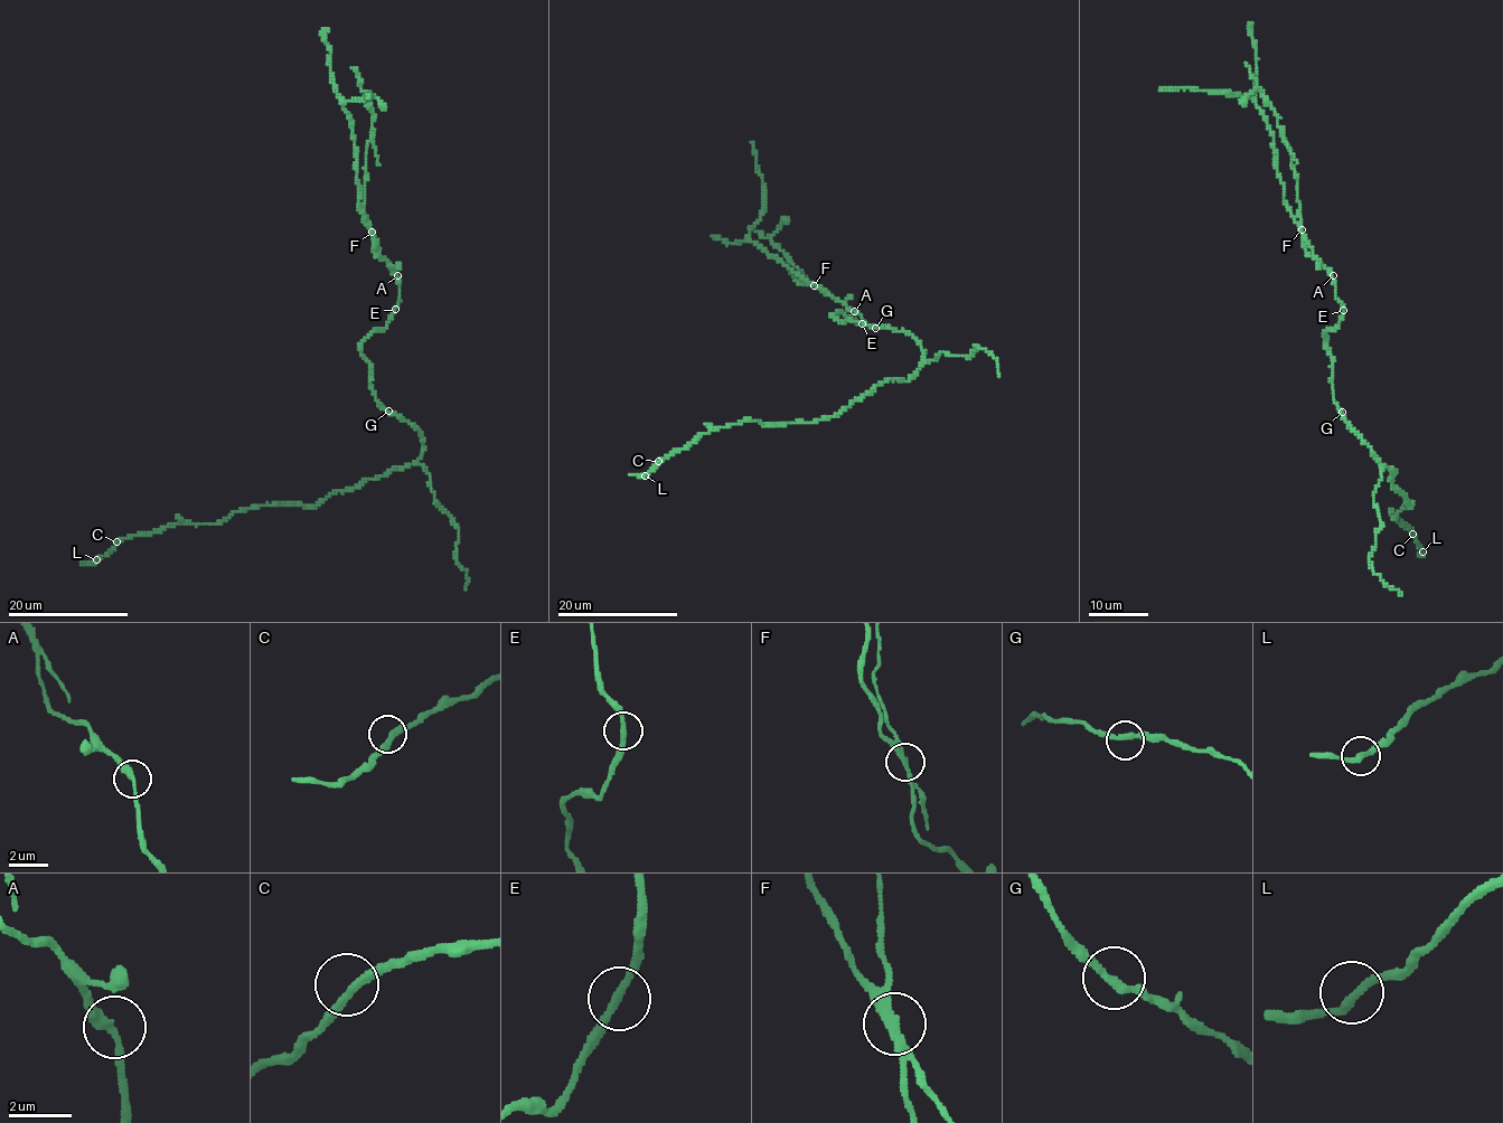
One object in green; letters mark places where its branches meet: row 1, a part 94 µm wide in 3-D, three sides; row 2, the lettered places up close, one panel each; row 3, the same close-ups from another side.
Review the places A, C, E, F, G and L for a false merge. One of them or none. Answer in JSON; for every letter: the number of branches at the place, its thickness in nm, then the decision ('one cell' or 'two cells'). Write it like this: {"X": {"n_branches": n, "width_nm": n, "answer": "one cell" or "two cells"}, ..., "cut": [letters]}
{"A": {"n_branches": 2, "width_nm": 280, "answer": "one cell"}, "C": {"n_branches": 2, "width_nm": 280, "answer": "one cell"}, "E": {"n_branches": 2, "width_nm": 240, "answer": "one cell"}, "F": {"n_branches": 2, "width_nm": 280, "answer": "two cells"}, "G": {"n_branches": 2, "width_nm": 240, "answer": "one cell"}, "L": {"n_branches": 2, "width_nm": 280, "answer": "one cell"}, "cut": ["F"]}

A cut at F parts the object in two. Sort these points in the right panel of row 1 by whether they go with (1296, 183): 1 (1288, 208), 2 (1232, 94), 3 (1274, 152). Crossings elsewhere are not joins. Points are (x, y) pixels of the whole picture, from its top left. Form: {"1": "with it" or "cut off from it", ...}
{"1": "cut off from it", "2": "cut off from it", "3": "cut off from it"}

